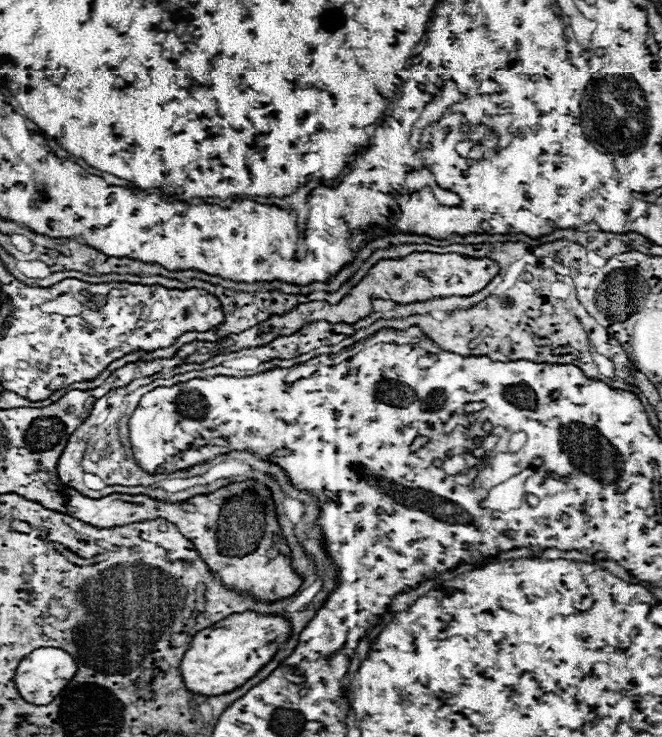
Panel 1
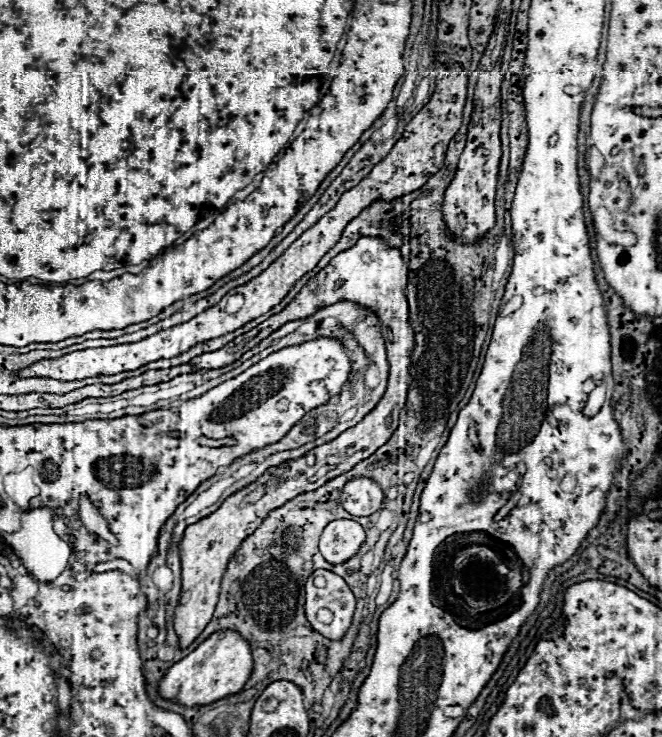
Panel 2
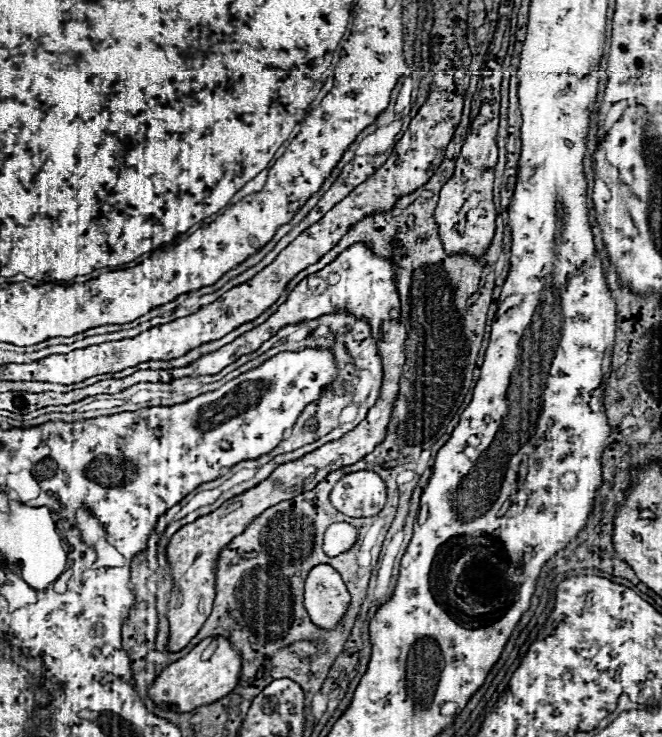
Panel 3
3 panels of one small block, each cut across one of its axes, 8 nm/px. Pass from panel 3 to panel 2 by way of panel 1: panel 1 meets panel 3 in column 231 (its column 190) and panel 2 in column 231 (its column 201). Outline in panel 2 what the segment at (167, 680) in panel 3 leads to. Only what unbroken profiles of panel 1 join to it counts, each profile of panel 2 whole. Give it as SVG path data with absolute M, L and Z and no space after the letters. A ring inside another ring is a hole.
M218 630L204 640L194 652L168 668L158 684L158 694L164 700L174 700L188 708L204 706L226 696L238 694L252 672L252 652L248 642L234 630Z

